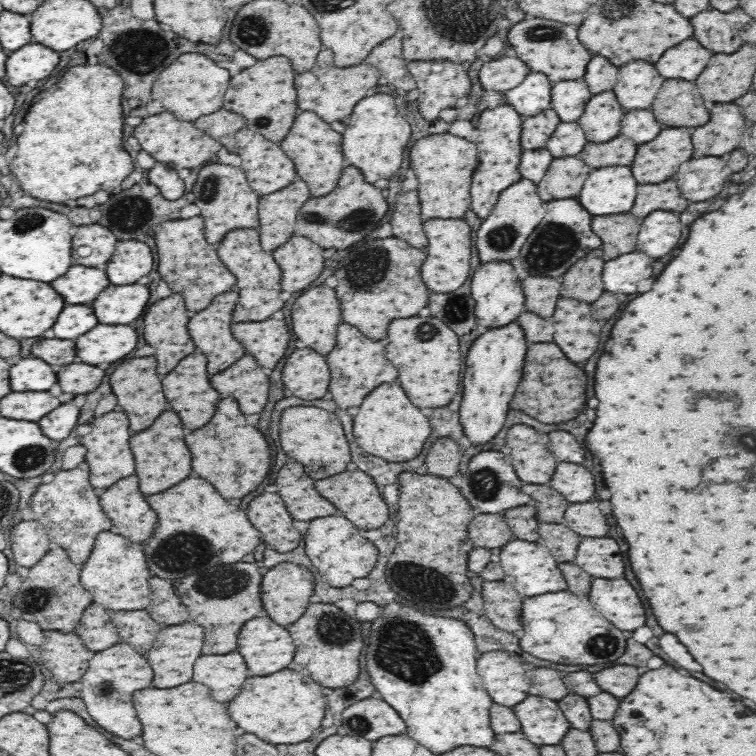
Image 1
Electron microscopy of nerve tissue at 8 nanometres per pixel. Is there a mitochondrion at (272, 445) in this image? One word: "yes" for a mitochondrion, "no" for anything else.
no

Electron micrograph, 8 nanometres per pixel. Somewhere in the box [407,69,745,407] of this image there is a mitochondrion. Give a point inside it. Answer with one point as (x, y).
(554, 246)

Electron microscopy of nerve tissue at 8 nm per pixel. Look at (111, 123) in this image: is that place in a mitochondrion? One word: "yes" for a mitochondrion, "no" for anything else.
no

